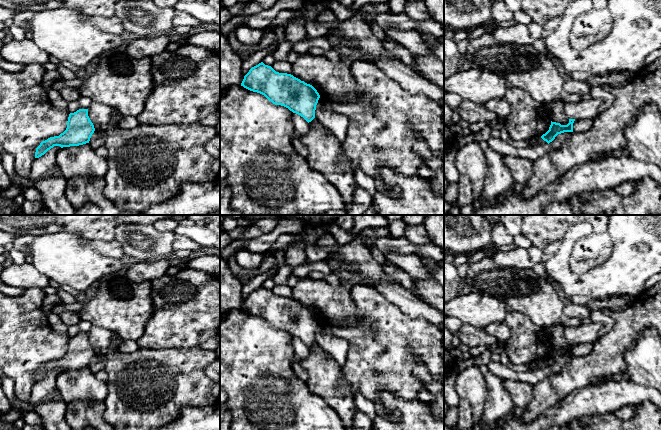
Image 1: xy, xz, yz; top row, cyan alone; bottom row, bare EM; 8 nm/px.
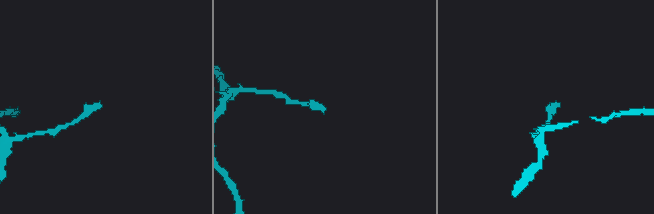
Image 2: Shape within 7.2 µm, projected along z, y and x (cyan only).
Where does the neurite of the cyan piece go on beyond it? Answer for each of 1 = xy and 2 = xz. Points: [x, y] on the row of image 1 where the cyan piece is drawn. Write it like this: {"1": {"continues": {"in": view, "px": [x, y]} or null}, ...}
{"1": {"continues": null}, "2": {"continues": null}}

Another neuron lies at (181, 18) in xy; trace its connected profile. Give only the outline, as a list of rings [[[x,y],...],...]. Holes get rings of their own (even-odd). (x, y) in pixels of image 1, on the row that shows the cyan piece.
[[[175,10],[173,26],[174,28],[178,26],[189,26],[192,29],[197,29],[201,27],[201,22],[188,13]]]

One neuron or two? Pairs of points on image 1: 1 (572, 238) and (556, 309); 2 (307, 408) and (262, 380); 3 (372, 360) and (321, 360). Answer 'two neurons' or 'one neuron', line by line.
1: two neurons
2: one neuron
3: two neurons

